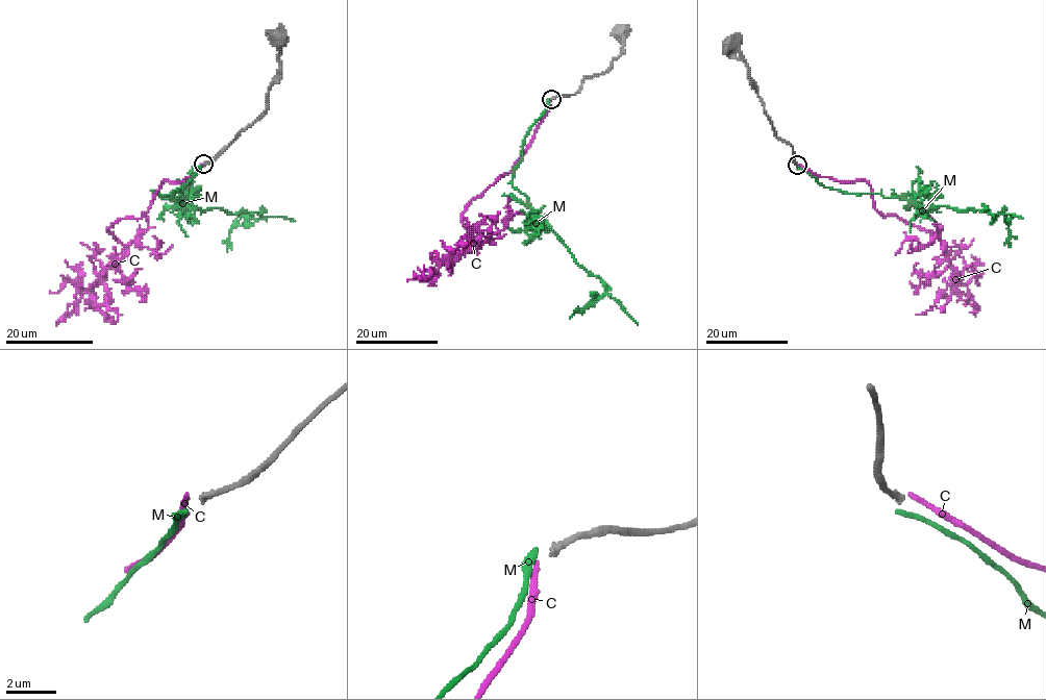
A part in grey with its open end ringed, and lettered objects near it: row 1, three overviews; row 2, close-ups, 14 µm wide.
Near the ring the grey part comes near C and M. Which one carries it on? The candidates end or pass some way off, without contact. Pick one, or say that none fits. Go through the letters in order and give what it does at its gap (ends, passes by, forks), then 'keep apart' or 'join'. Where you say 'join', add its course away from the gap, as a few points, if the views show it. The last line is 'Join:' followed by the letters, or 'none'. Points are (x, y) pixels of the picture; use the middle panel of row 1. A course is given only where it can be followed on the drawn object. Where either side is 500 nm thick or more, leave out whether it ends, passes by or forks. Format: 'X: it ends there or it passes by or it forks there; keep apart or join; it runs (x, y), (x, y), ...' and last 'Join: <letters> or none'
C: it ends there; keep apart
M: it ends there; keep apart
Join: none

